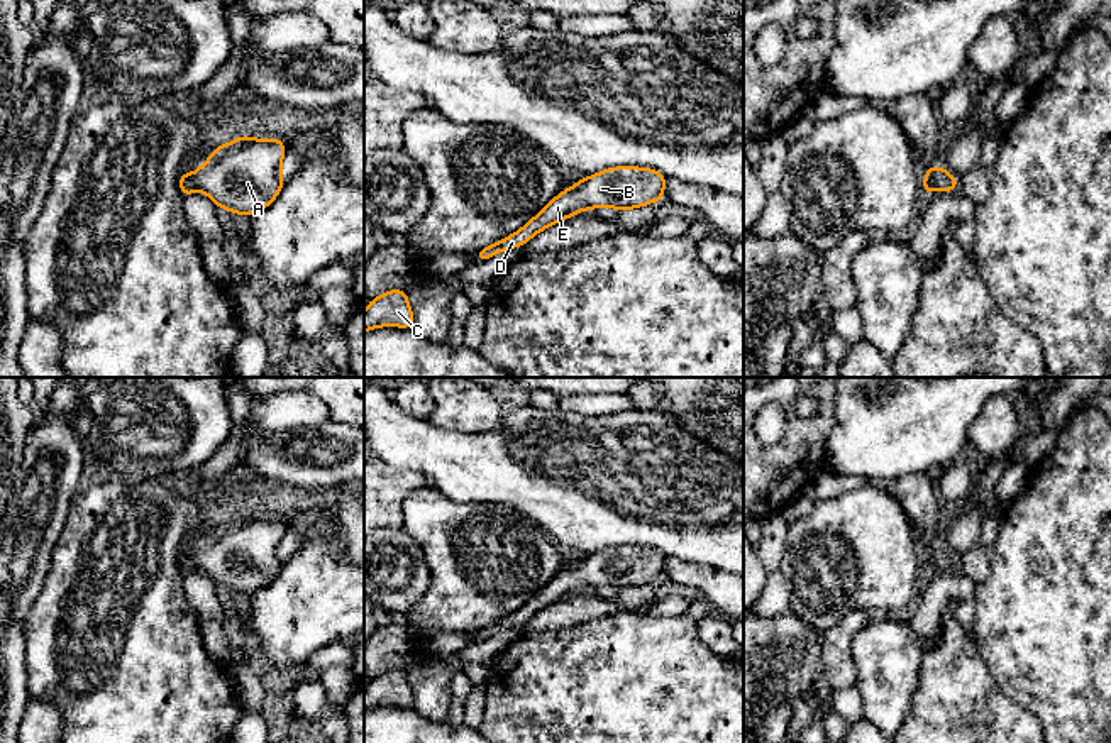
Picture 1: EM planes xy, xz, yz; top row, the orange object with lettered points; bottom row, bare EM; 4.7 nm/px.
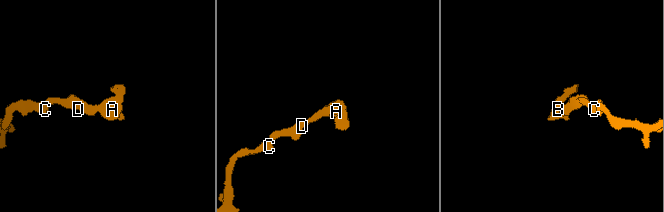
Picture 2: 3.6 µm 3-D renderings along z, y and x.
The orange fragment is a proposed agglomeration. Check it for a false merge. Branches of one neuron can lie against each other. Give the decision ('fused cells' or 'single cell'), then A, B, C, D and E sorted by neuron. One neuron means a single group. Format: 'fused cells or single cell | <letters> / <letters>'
single cell | A B C D E

